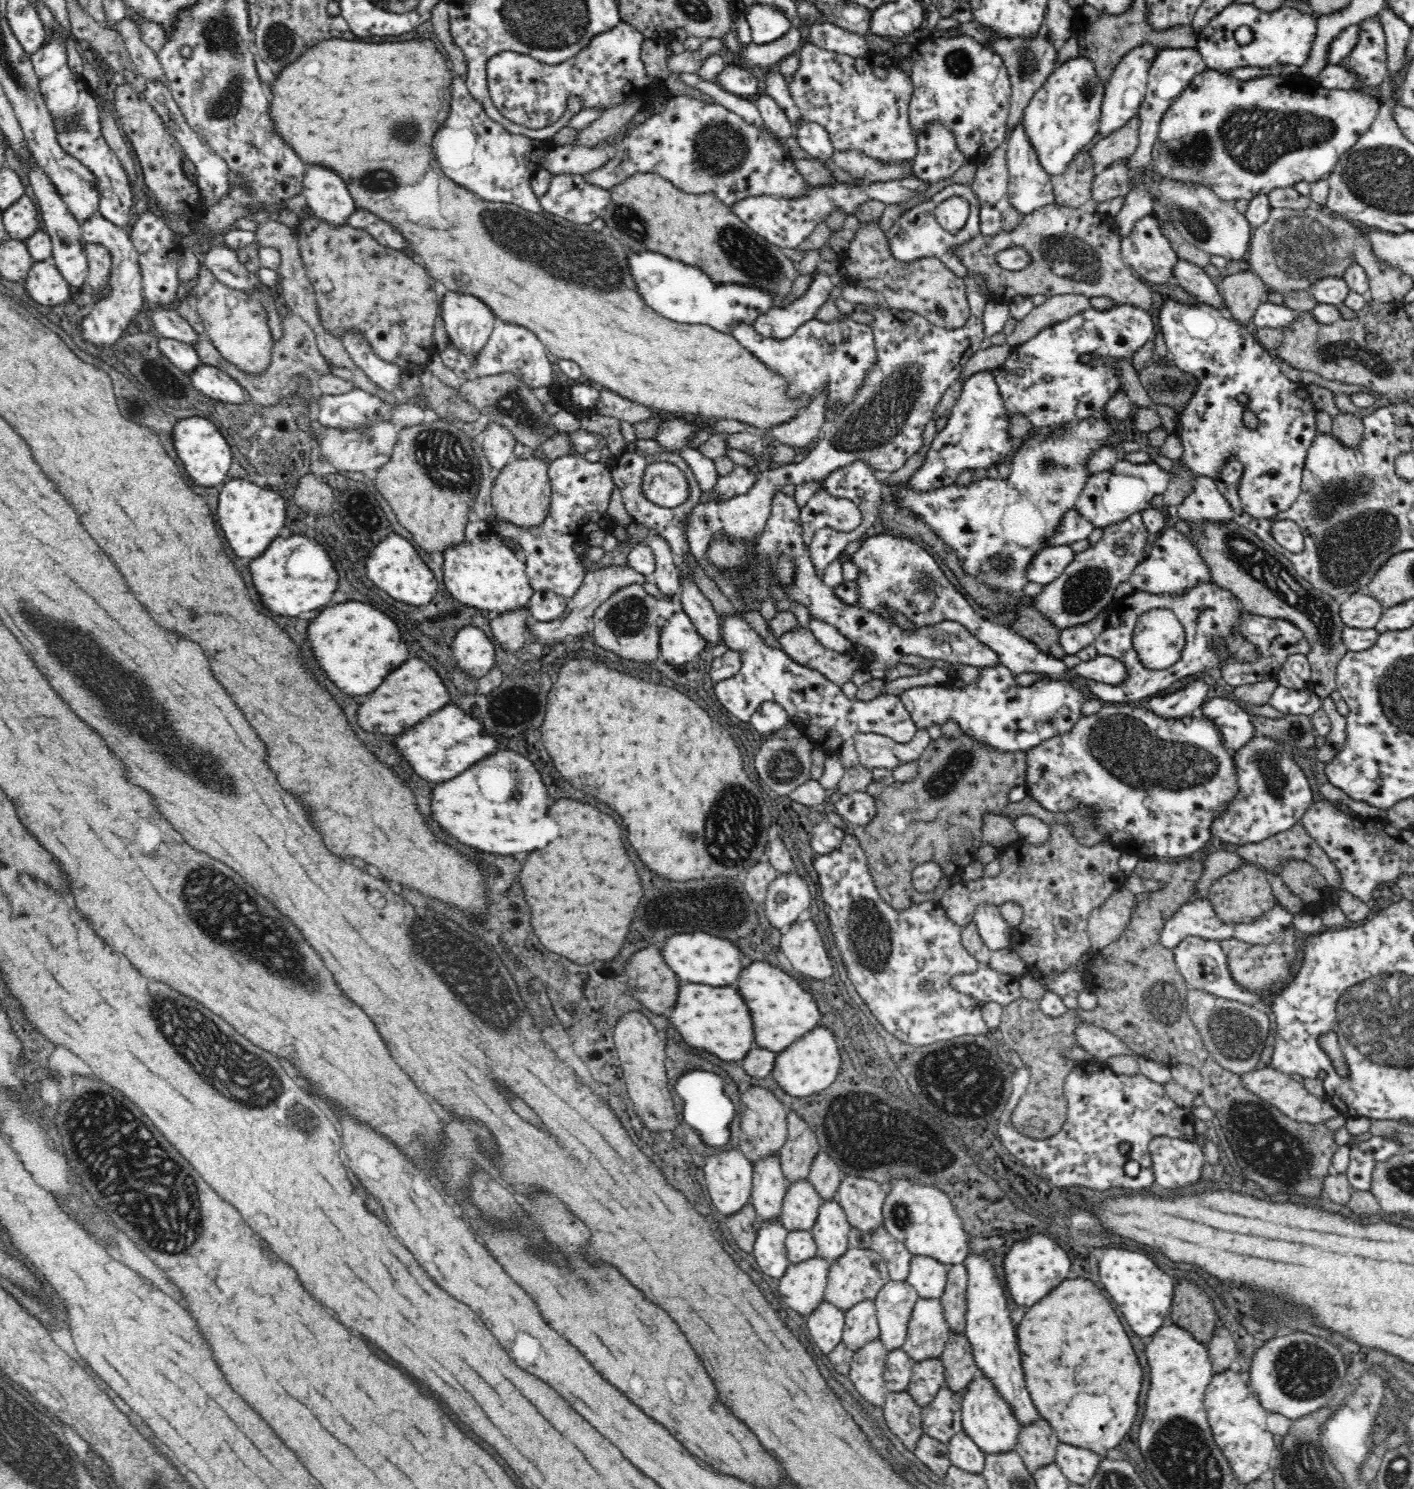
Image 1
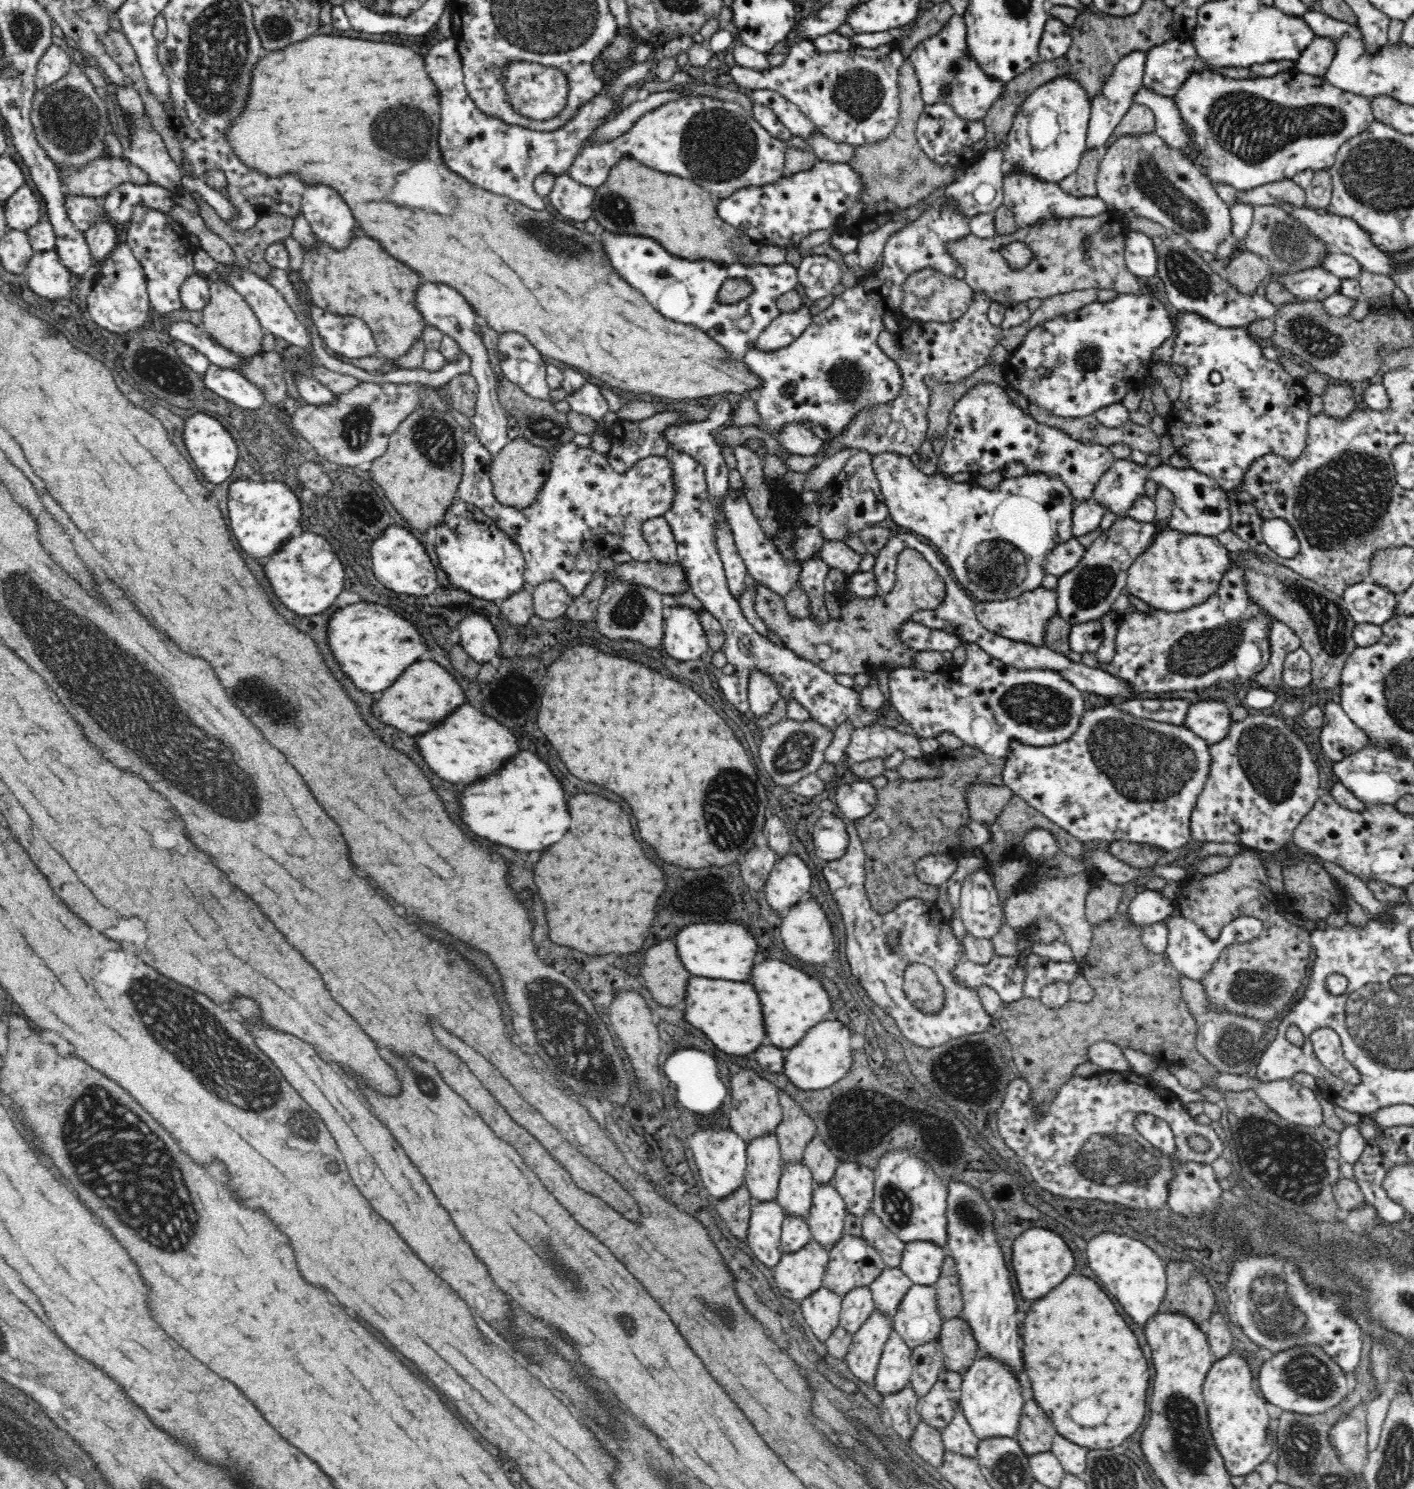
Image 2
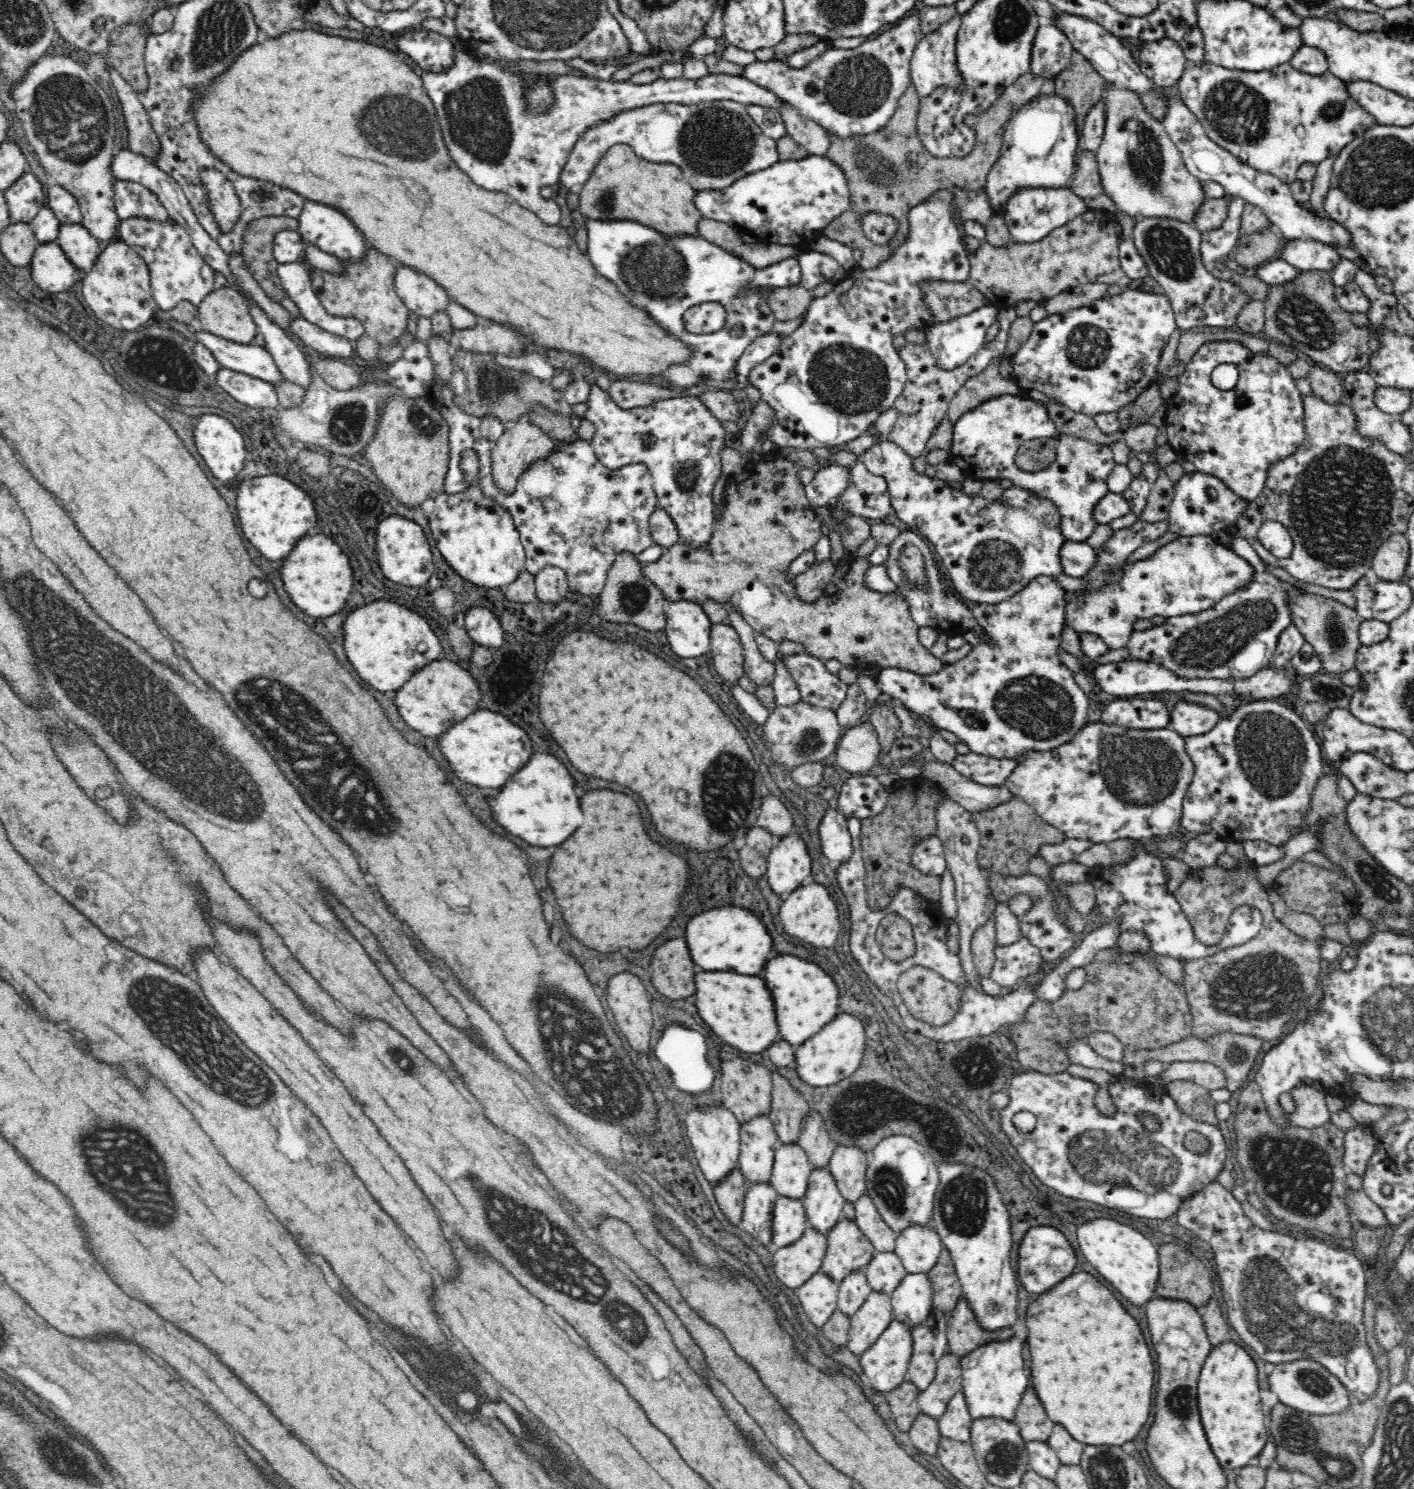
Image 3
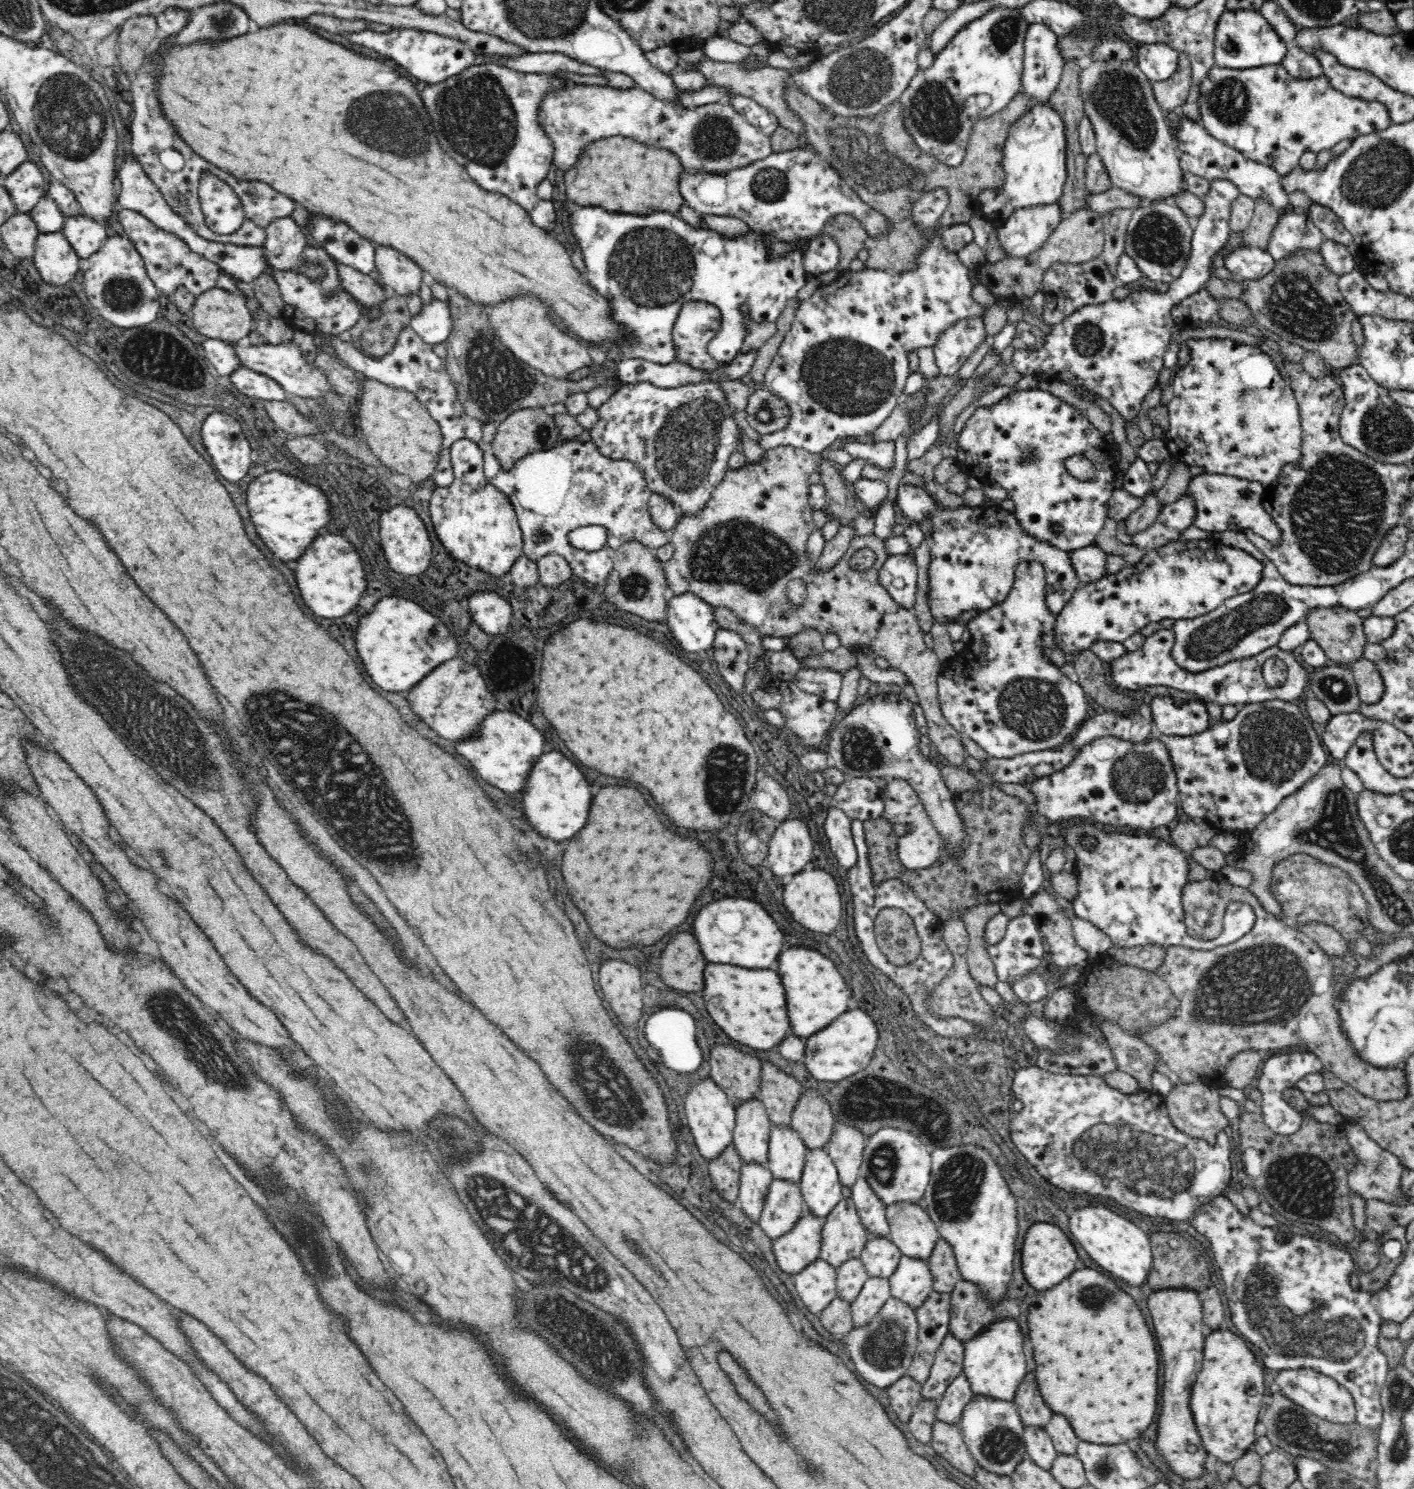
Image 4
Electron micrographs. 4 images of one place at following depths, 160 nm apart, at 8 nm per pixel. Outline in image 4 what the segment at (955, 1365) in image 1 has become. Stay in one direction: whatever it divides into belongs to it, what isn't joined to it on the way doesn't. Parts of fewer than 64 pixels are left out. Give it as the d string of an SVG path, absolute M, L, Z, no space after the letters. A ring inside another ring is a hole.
M961 1279L956 1283L951 1296L949 1332L962 1341L972 1340L990 1324L1000 1319L1018 1318L1020 1308L1012 1300L1012 1291L997 1307L986 1303L978 1285Z

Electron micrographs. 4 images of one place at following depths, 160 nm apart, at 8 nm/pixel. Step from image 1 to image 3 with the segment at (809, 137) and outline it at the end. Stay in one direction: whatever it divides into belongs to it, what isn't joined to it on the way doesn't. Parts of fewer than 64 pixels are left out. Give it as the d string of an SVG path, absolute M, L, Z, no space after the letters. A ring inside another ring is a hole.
M448 37L452 41L452 64L440 72L424 70L421 78L423 86L428 90L428 96L436 106L438 122L444 134L444 142L454 164L466 173L479 187L487 191L509 194L521 207L537 214L546 224L558 225L560 222L560 206L552 199L541 195L540 188L552 186L560 182L559 178L567 163L568 157L576 141L588 130L606 121L611 121L616 115L642 108L650 104L699 104L710 103L711 100L734 100L746 106L760 106L782 110L786 106L784 100L778 98L772 91L754 84L742 75L710 73L698 80L664 79L648 84L632 84L630 81L607 81L579 78L570 75L558 75L551 84L555 94L556 106L549 113L529 113L525 110L522 100L522 83L516 75L500 69L492 63L483 63L471 58L464 52L457 37Z

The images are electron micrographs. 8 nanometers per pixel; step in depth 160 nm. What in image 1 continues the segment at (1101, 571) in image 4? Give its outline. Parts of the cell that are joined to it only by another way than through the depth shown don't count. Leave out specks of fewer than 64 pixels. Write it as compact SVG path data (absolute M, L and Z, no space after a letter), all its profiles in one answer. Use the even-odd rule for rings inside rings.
M1070 545L1044 547L1032 556L1026 566L1026 579L1042 586L1056 580L1074 558Z

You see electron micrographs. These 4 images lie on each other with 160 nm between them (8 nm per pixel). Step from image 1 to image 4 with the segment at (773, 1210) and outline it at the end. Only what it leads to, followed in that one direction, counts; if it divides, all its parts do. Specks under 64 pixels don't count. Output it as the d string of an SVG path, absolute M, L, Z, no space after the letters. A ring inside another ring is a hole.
M752 1099L736 1109L733 1143L744 1163L768 1164L771 1120L764 1103Z

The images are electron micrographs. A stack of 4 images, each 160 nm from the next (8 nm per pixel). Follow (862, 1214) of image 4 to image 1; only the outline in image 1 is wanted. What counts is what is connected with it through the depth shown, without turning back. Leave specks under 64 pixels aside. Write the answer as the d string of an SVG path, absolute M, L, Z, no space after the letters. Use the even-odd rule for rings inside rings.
M882 1226L871 1235L871 1249L886 1261L891 1280L904 1282L910 1276L912 1253Z

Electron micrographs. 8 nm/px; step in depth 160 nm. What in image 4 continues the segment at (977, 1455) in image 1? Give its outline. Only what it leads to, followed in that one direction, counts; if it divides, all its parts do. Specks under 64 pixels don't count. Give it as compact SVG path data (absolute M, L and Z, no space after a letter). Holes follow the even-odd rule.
M962 1374L948 1385L944 1391L942 1400L939 1401L937 1408L937 1419L950 1425L958 1426L962 1418L964 1408L973 1400L970 1383L966 1375Z

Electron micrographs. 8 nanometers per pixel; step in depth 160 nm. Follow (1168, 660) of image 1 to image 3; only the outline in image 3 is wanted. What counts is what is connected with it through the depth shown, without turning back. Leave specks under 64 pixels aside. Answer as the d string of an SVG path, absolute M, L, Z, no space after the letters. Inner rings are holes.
M1211 535L1178 536L1151 556L1134 561L1131 565L1126 564L1123 571L1120 582L1112 580L1096 594L1084 594L1082 598L1072 598L1070 593L1067 596L1065 624L1071 626L1078 633L1097 634L1106 643L1108 650L1113 651L1126 646L1130 632L1133 630L1134 620L1150 619L1150 616L1170 618L1202 612L1212 608L1225 595L1232 594L1240 586L1248 585L1252 578L1252 565L1236 554L1232 548L1214 540Z

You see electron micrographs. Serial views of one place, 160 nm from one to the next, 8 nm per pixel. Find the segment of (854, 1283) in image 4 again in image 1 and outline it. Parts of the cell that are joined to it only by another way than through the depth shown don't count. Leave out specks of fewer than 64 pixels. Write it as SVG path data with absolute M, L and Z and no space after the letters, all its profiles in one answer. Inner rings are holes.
M860 1301L855 1307L847 1310L844 1329L844 1344L854 1352L870 1341L878 1339L880 1326L877 1321L875 1302Z

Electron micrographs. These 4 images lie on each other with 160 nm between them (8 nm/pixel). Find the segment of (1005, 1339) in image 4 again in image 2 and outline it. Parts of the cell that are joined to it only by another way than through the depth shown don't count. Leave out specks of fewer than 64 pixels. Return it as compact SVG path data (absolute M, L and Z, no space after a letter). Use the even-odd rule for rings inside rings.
M979 1356L963 1374L959 1403L968 1424L981 1441L1004 1437L1016 1438L1024 1400L1018 1380L996 1359Z

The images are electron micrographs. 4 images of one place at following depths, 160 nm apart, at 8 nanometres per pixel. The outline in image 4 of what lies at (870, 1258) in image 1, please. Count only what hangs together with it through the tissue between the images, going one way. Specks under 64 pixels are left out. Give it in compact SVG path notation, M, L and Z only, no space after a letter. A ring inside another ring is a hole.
M842 1199L824 1219L819 1258L838 1269L844 1261L860 1258L868 1242L874 1240L860 1222L852 1199Z

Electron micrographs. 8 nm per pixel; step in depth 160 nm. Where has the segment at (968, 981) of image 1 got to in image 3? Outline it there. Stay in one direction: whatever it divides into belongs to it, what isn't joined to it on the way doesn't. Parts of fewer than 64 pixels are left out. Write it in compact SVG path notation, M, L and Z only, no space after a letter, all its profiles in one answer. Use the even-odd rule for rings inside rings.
M1022 937L1014 944L996 947L995 961L989 977L1000 984L1004 992L1011 991L1027 978L1035 976L1042 960L1040 949Z

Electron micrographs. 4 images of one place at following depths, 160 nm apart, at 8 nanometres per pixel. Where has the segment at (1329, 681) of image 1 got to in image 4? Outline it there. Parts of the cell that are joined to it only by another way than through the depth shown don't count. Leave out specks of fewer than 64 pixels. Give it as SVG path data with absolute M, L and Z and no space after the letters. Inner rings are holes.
M1332 606L1330 608L1312 608L1306 612L1304 618L1308 629L1310 629L1310 638L1316 641L1329 660L1329 664L1338 666L1347 666L1362 659L1364 644L1367 643L1364 627L1362 626L1363 618L1358 616L1357 611L1348 610L1342 606Z

